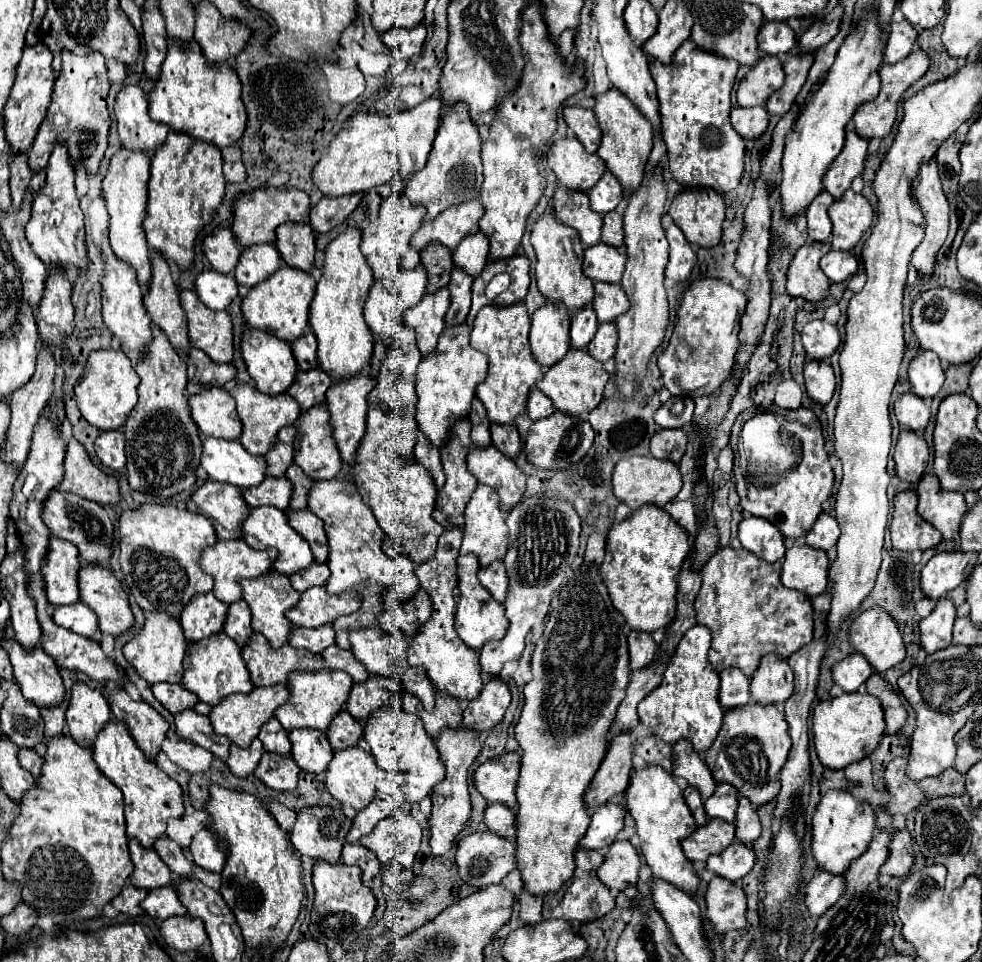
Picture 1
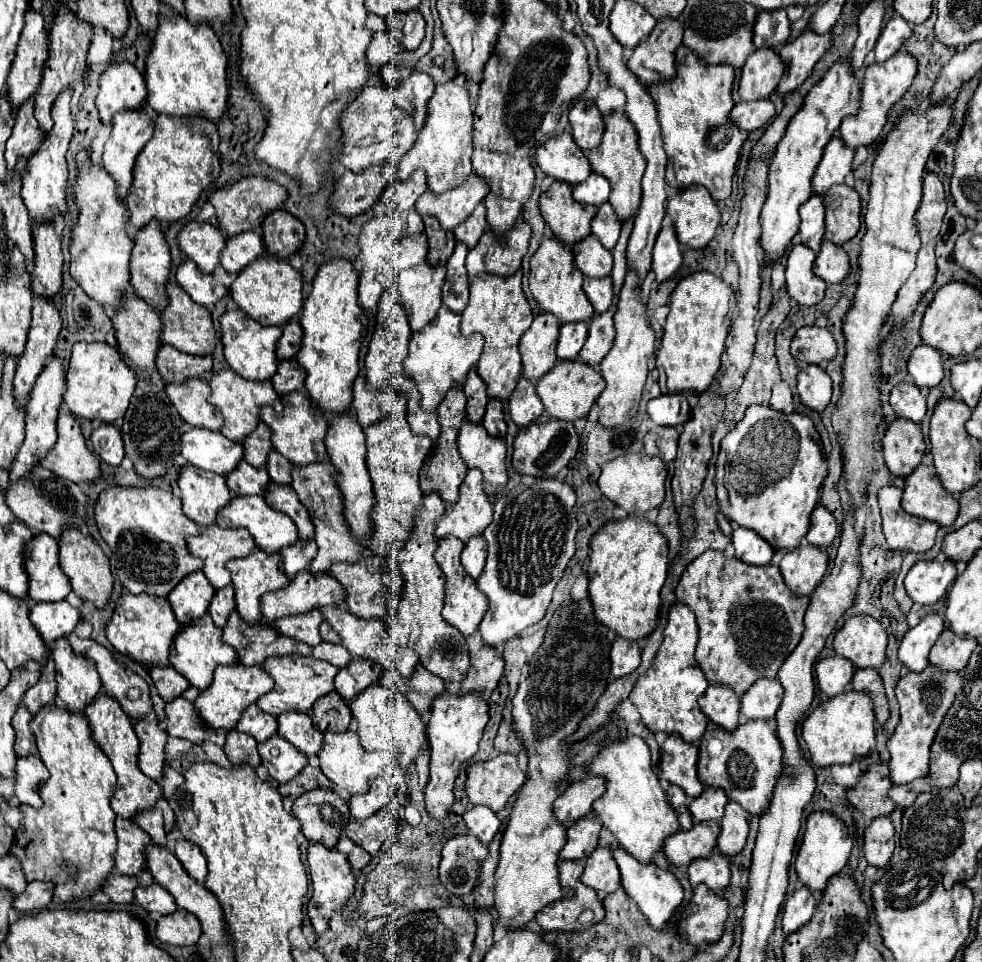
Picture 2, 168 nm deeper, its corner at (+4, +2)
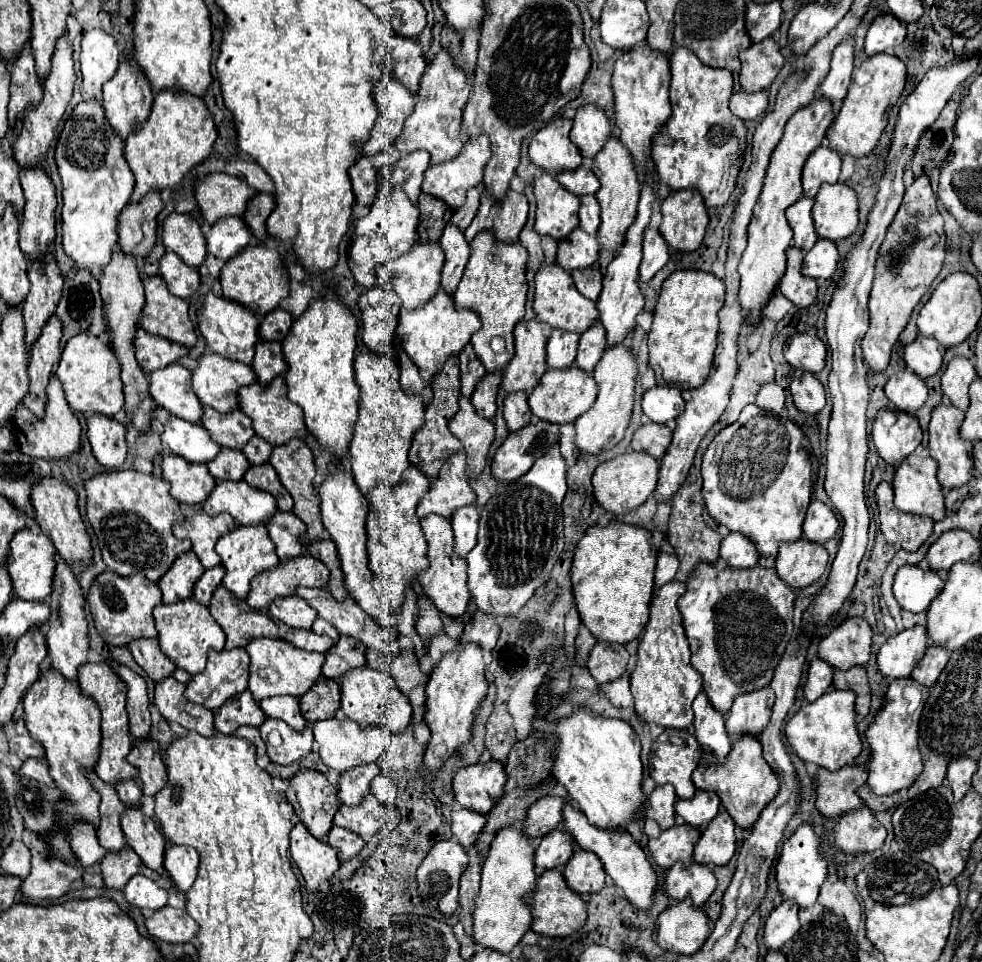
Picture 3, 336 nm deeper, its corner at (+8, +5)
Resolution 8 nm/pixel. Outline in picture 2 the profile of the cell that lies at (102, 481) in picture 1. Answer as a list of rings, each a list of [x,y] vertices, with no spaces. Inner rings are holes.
[[[59,409],[57,443],[47,451],[39,465],[75,483],[87,483],[99,477],[99,459],[87,449],[79,421],[71,411]]]

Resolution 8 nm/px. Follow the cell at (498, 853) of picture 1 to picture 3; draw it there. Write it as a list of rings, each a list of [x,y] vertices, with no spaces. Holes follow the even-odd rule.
[[[441,840],[437,842],[423,864],[417,870],[417,882],[419,882],[419,894],[423,896],[425,904],[431,908],[437,908],[443,914],[453,914],[459,906],[459,878],[463,870],[467,868],[467,852],[459,842],[453,840]]]

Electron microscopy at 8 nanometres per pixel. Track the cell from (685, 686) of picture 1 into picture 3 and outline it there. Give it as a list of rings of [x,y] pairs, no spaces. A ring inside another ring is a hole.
[[[683,582],[665,584],[651,600],[651,616],[645,626],[637,666],[631,672],[631,692],[635,700],[635,712],[643,716],[645,722],[655,722],[661,728],[679,728],[687,730],[693,722],[691,702],[703,690],[703,678],[691,666],[689,642],[685,638],[681,614],[677,608],[679,596],[685,592]]]

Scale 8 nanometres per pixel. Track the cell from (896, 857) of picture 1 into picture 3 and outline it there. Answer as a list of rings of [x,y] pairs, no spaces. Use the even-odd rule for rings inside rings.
[[[861,808],[839,816],[835,826],[837,846],[845,854],[861,854],[879,850],[885,842],[885,826],[871,814],[869,808]]]

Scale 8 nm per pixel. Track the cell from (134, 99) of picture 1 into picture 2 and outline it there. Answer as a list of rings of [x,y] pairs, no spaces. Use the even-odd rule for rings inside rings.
[[[127,61],[111,63],[99,79],[99,93],[95,105],[101,117],[113,117],[123,109],[137,109],[147,97],[145,79]]]

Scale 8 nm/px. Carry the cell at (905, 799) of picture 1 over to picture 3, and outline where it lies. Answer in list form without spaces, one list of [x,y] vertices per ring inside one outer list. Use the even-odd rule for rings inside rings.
[[[843,766],[837,772],[827,768],[817,770],[817,808],[823,816],[839,818],[851,810],[865,808],[867,804],[859,800],[857,790],[865,786],[869,770],[863,766]]]

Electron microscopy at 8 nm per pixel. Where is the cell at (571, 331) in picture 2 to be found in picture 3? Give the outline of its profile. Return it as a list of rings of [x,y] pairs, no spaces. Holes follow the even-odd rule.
[[[553,330],[547,342],[547,364],[551,368],[567,368],[575,362],[579,334],[567,330]]]

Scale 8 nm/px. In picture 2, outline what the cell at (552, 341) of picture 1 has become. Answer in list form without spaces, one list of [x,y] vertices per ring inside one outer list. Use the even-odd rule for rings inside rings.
[[[539,313],[531,327],[521,335],[519,353],[523,361],[521,377],[527,381],[541,379],[553,365],[555,357],[555,341],[559,337],[559,321],[551,313]]]

